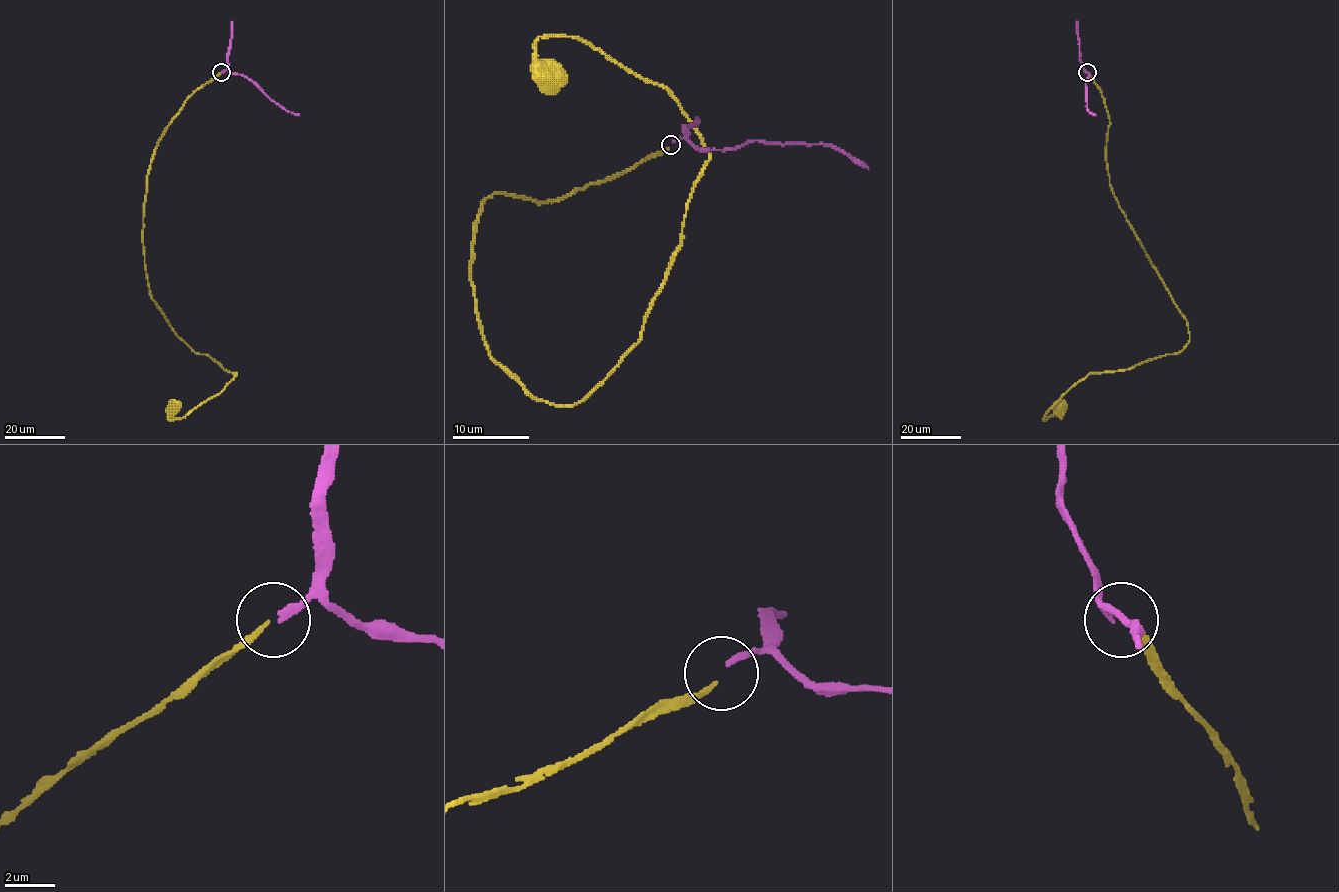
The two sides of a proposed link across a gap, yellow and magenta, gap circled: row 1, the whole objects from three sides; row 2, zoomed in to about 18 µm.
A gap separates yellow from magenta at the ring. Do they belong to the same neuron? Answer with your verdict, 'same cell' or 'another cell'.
another cell

